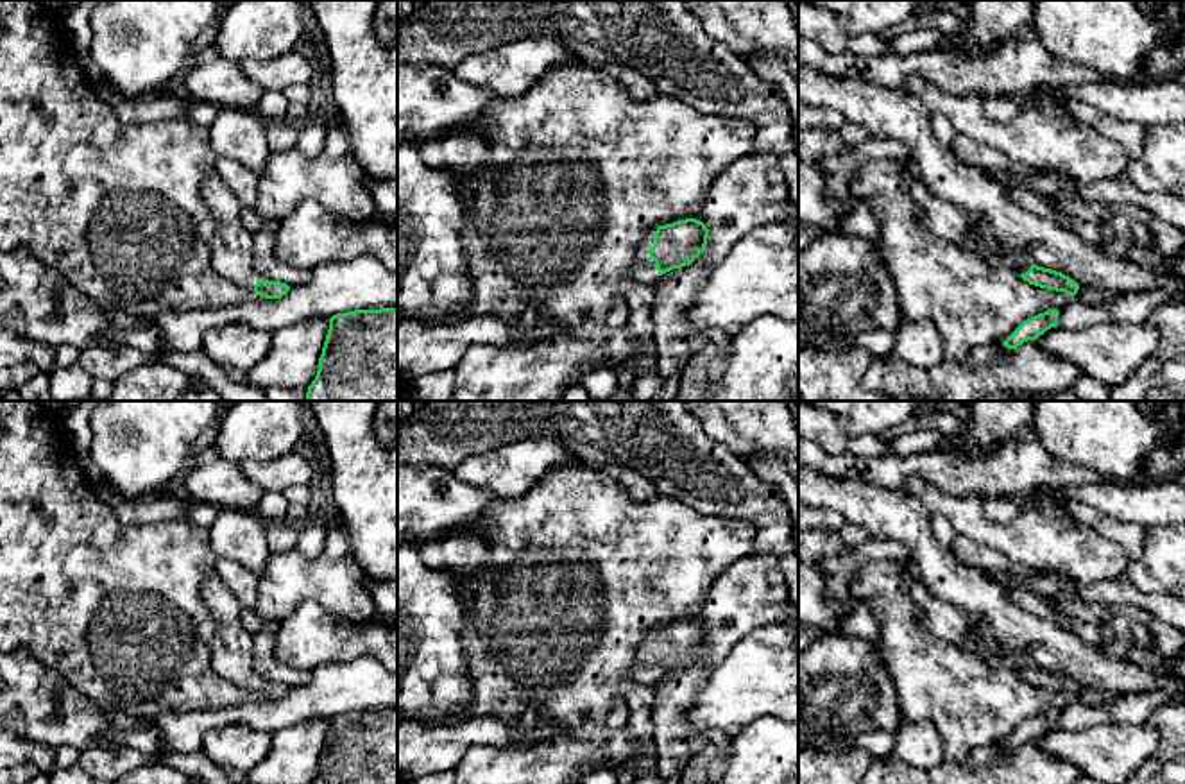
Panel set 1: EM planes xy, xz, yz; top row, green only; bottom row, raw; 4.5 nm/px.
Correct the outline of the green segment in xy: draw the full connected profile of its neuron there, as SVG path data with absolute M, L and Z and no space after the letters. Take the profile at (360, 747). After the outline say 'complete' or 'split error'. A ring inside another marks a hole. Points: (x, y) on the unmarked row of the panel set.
M397 707L333 716L311 784L397 784Z; complete

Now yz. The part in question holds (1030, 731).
M1047 711L1038 714L1027 721L1024 721L1004 743L1002 746L1008 750L1017 750L1027 741L1036 741L1047 730L1058 727L1058 711Z; complete

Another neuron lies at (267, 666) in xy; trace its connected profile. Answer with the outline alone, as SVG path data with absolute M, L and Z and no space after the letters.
M270 630L252 634L254 673L269 682L286 684L288 687L303 686L308 675L303 669L283 664L276 653L276 635Z

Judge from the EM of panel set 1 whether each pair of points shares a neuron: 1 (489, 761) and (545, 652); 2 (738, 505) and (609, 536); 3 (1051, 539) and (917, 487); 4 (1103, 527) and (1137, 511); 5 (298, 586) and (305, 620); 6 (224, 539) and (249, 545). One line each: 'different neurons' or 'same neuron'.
1: same neuron
2: different neurons
3: same neuron
4: different neurons
5: different neurons
6: same neuron

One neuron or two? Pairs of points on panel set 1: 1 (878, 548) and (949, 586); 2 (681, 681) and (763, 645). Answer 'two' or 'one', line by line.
1: two
2: two

